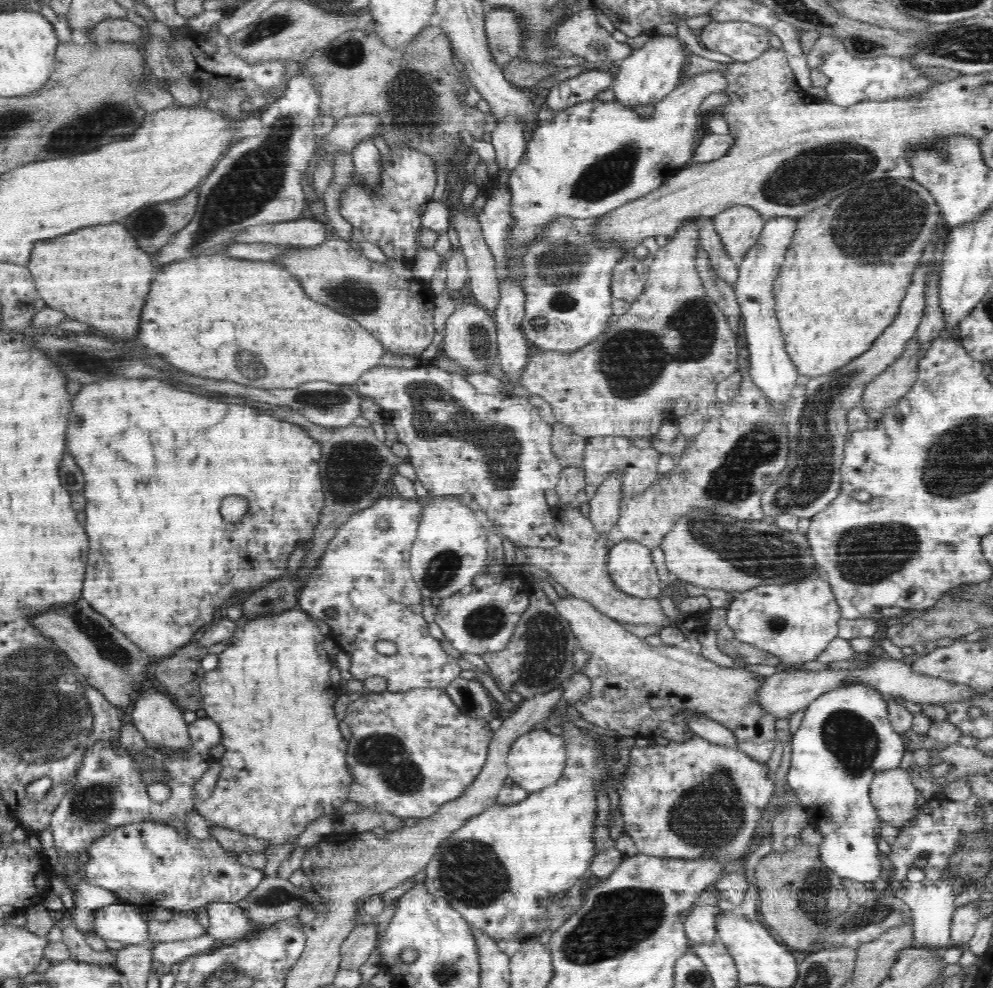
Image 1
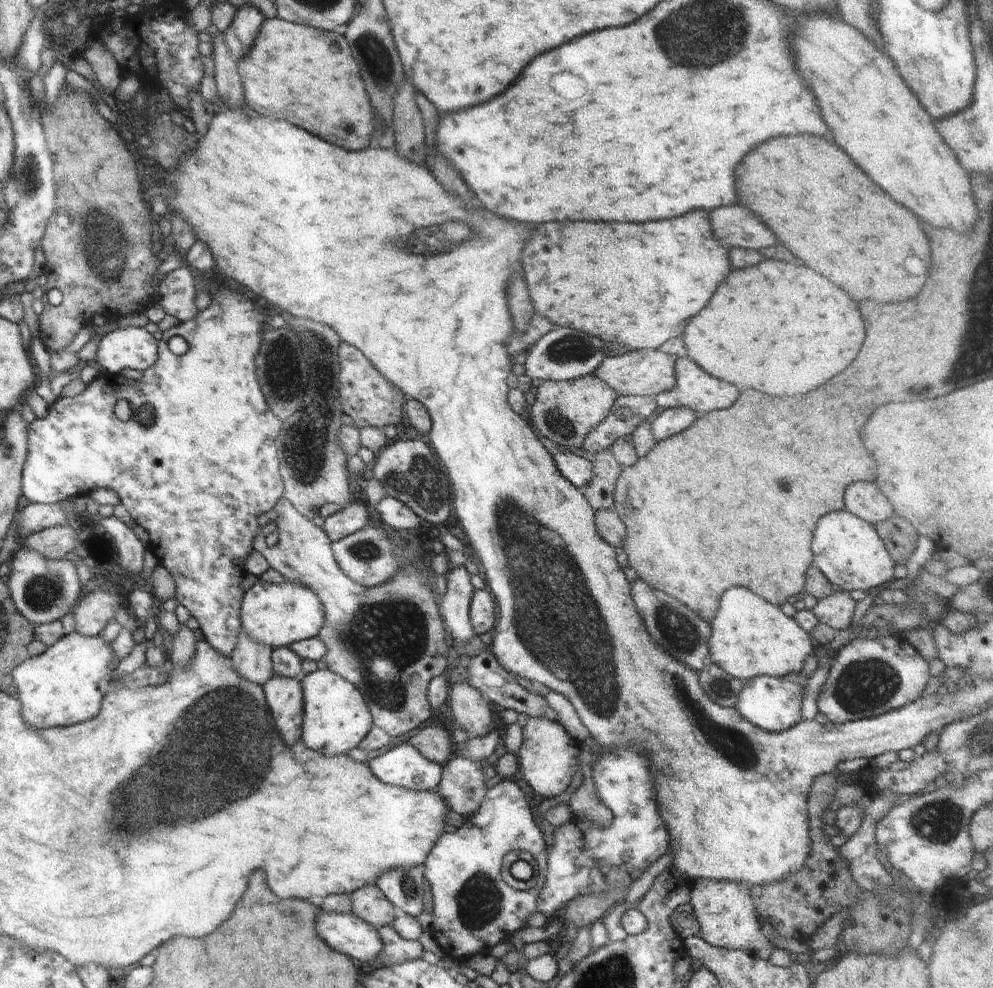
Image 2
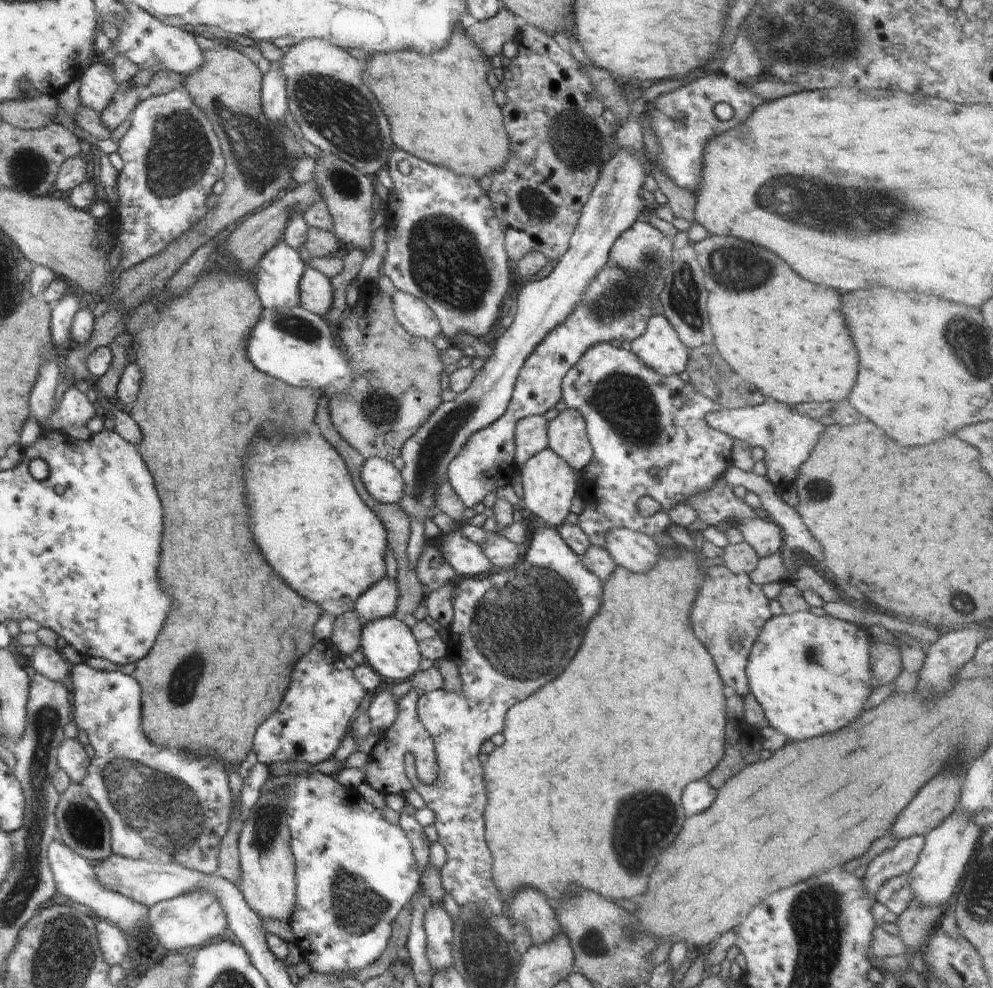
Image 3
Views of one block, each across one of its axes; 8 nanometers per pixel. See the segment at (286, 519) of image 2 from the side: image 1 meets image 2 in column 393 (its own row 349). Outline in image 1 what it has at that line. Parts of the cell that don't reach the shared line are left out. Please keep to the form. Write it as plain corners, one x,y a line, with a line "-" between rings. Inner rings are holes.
696,218
696,220
688,220
684,222
676,230
674,236
668,239
665,246
661,246
657,253
652,256
653,260
649,265
649,274
647,276
644,290
637,296
637,299
631,304
628,312
621,315
612,315
606,331
586,347
580,348
572,355
563,356
562,353
555,351
544,351
528,358
528,366
523,370
520,379
522,385
530,395
538,395
550,404
553,413
551,421
562,423
566,426
572,427
574,433
589,439
593,436
650,436
655,435
664,421
674,421
682,418
686,414
705,414
707,408
711,405
716,405
717,395
716,390
719,384
726,380
733,372
738,370
738,348
736,336
732,333
728,321
720,312
720,309
708,298
706,289
702,284
702,279
699,277
696,270
695,254
700,248
699,242
699,228
706,218

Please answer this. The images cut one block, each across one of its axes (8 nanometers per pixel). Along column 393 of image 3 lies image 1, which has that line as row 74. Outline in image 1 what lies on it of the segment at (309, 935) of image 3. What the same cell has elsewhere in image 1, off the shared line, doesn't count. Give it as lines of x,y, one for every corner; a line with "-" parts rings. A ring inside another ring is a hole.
820,35
807,54
807,63
811,69
819,70
829,79
825,87
826,100
838,106
852,106
864,100
898,100
912,98
928,92
934,80
920,73
920,66
912,65
910,59
904,57
882,55
872,58
857,59
846,52
844,43
838,37

